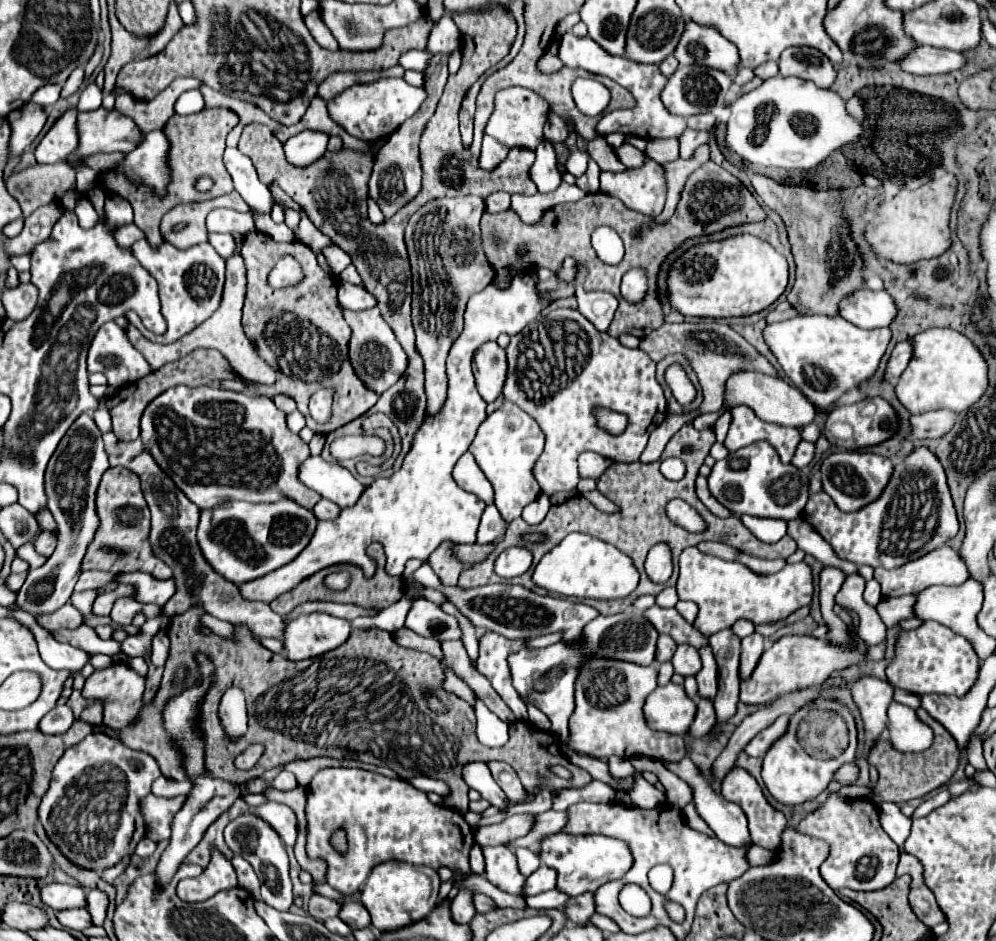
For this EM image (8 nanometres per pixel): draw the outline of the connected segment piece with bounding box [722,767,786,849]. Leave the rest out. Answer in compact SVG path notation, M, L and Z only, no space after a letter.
M732 767L726 777L722 779L722 797L726 801L732 801L736 805L742 807L742 811L746 813L748 817L748 829L750 829L750 835L752 835L752 841L754 845L760 845L764 849L778 849L778 843L780 843L780 833L782 833L782 827L786 827L786 817L782 811L778 811L776 807L772 807L760 785L756 783L756 779L742 767Z

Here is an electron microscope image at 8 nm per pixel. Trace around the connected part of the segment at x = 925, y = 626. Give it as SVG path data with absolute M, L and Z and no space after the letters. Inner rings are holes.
M924 621L918 629L900 631L894 645L894 659L886 667L886 677L894 687L910 691L914 695L940 693L964 697L970 687L974 687L978 671L978 655L974 653L974 647L966 637L936 621Z

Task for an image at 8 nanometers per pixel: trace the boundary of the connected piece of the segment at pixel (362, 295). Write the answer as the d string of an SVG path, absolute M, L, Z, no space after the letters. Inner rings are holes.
M350 283L338 285L338 301L342 307L350 311L362 311L376 305L376 299L368 291L364 291L364 287L350 285Z

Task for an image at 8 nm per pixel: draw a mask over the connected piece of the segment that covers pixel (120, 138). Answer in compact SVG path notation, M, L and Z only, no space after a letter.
M100 107L100 109L96 109L96 111L78 113L76 127L78 127L78 147L76 147L76 151L72 151L72 153L68 155L66 163L74 167L74 171L76 171L76 187L78 187L80 191L90 191L98 181L98 174L84 163L86 157L96 155L96 153L114 153L114 151L130 153L130 151L142 141L142 133L140 133L140 129L134 125L134 121L128 119L126 115L118 113L116 109L108 111L108 109Z

